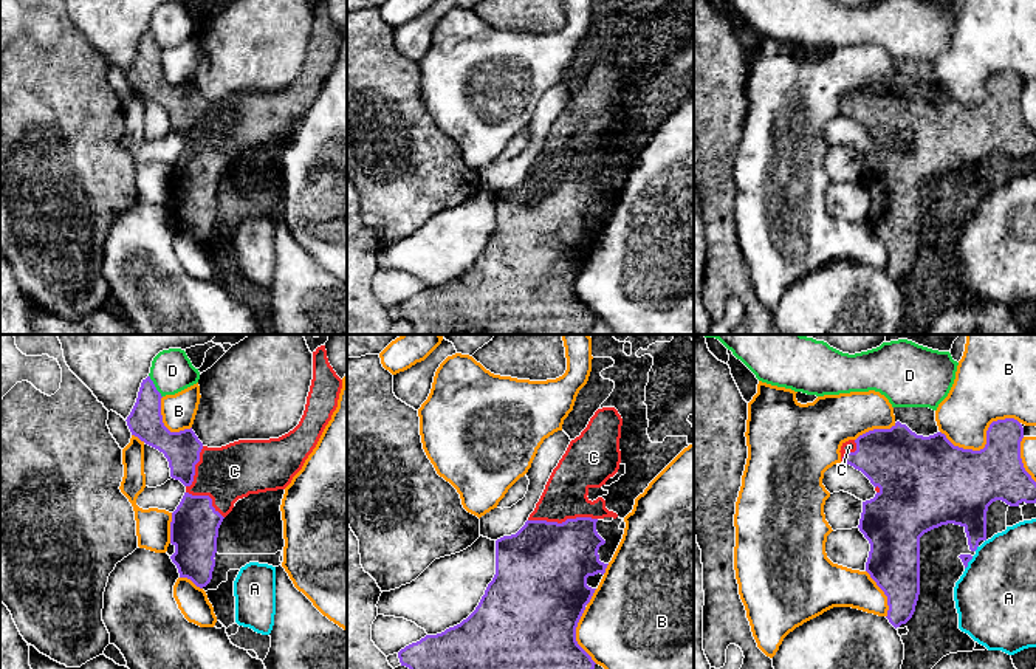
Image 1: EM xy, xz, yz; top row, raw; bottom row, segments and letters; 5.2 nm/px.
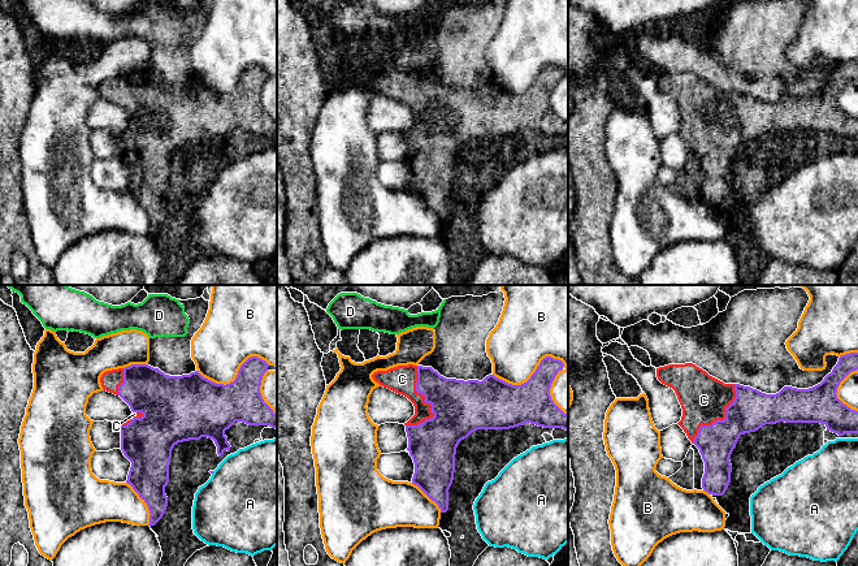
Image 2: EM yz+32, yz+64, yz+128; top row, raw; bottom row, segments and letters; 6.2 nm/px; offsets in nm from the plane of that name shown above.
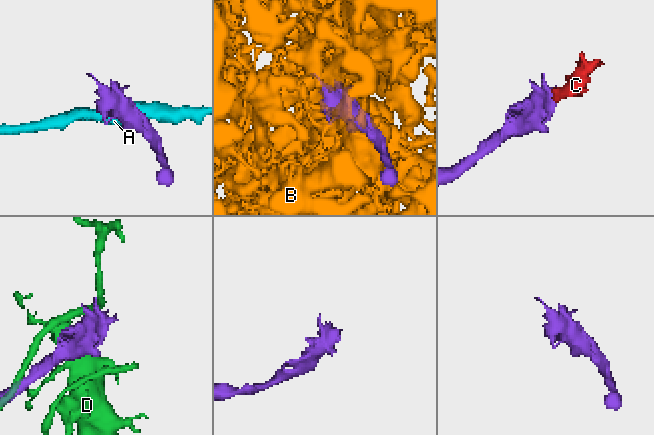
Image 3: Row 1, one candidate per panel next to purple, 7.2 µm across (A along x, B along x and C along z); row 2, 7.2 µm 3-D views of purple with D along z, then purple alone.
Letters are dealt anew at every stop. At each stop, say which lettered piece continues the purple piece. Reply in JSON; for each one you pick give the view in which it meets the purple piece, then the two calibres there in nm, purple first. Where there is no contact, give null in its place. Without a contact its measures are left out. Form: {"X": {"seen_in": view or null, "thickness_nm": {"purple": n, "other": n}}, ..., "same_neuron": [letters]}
{"C": {"seen_in": "xz", "thickness_nm": {"purple": 460, "other": 220}}, "same_neuron": ["C"]}

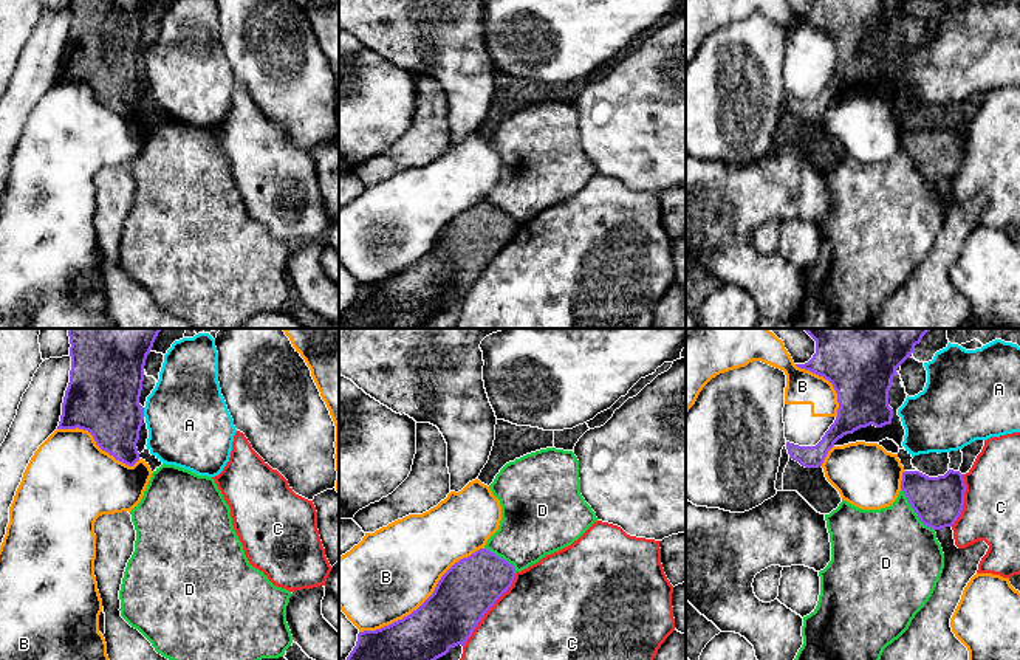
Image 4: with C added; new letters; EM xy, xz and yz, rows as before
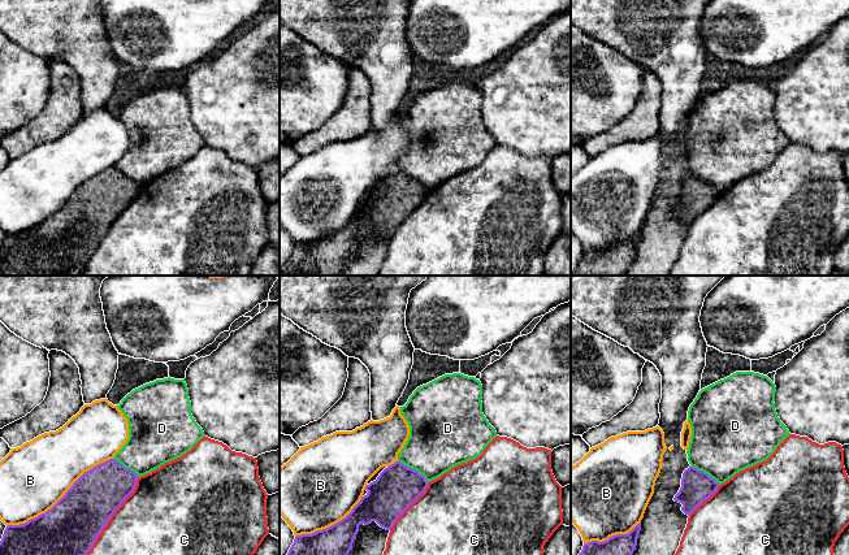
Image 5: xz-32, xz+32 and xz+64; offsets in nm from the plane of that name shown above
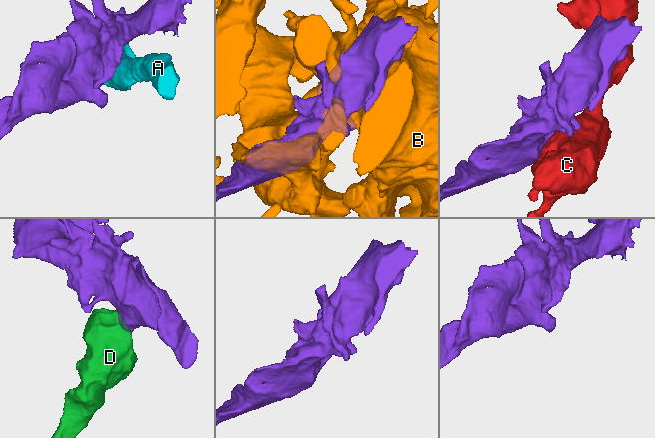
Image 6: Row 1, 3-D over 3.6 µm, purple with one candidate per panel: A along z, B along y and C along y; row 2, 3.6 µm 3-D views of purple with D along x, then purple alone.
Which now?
{"same_neuron": []}

